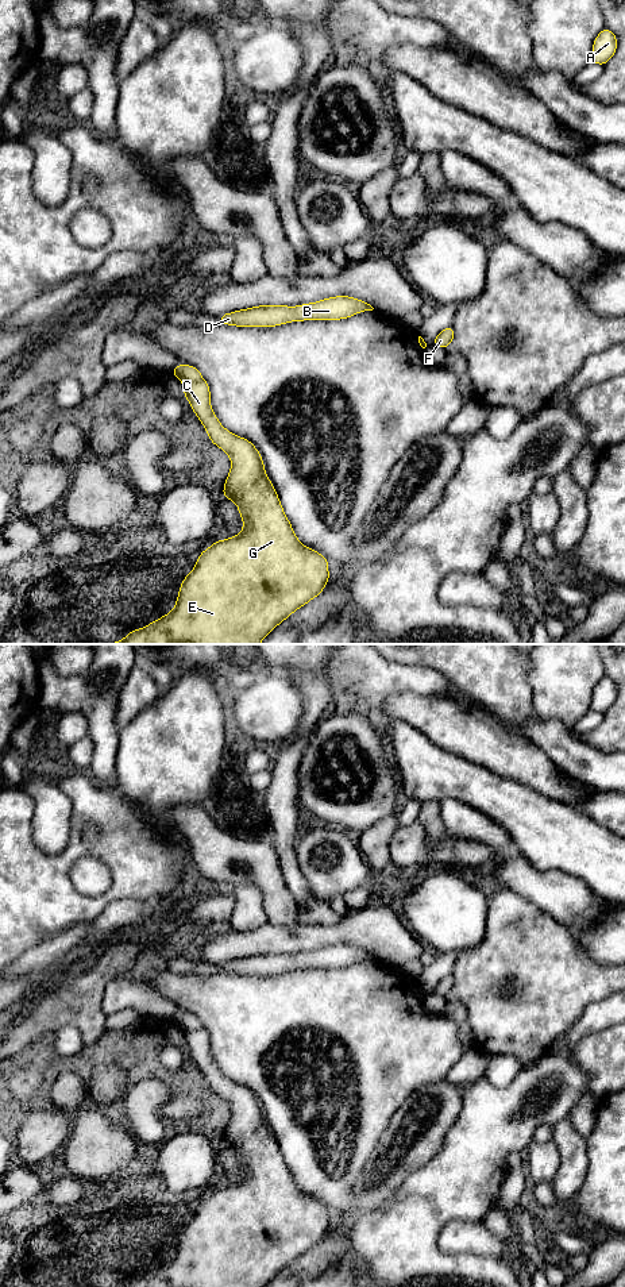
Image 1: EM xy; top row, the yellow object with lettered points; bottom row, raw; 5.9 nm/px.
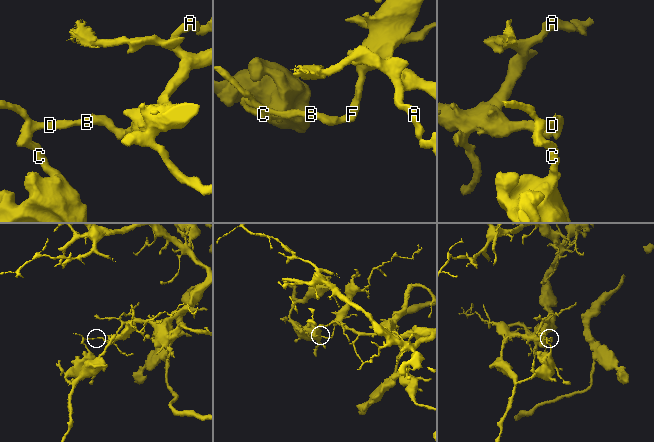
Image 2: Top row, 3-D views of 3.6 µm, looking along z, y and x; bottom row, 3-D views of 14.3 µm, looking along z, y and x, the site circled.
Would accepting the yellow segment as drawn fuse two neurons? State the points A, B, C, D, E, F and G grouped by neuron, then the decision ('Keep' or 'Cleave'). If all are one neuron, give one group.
Groups: A B D F / C E G. Cleave

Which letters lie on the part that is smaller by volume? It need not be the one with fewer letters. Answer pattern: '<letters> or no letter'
C, E, G

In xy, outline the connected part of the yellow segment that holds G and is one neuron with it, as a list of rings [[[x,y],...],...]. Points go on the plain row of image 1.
[[[204,1028],[189,1032],[184,1036],[184,1043],[207,1078],[209,1088],[231,1107],[223,1145],[238,1153],[243,1178],[236,1184],[212,1191],[200,1202],[194,1217],[184,1226],[170,1261],[131,1279],[124,1287],[265,1287],[277,1273],[324,1238],[329,1228],[328,1207],[297,1187],[256,1095],[225,1078],[217,1068],[211,1055],[209,1032]]]

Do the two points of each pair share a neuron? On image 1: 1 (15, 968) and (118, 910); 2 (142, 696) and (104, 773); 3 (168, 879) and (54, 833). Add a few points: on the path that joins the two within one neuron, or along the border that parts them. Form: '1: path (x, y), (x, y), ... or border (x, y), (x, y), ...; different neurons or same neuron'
1: path (41, 958), (54, 948), (70, 947), (92, 935); same neuron
2: border (119, 696), (116, 706), (116, 727), (119, 729); different neurons
3: border (73, 808), (68, 843), (56, 854), (45, 854); different neurons

